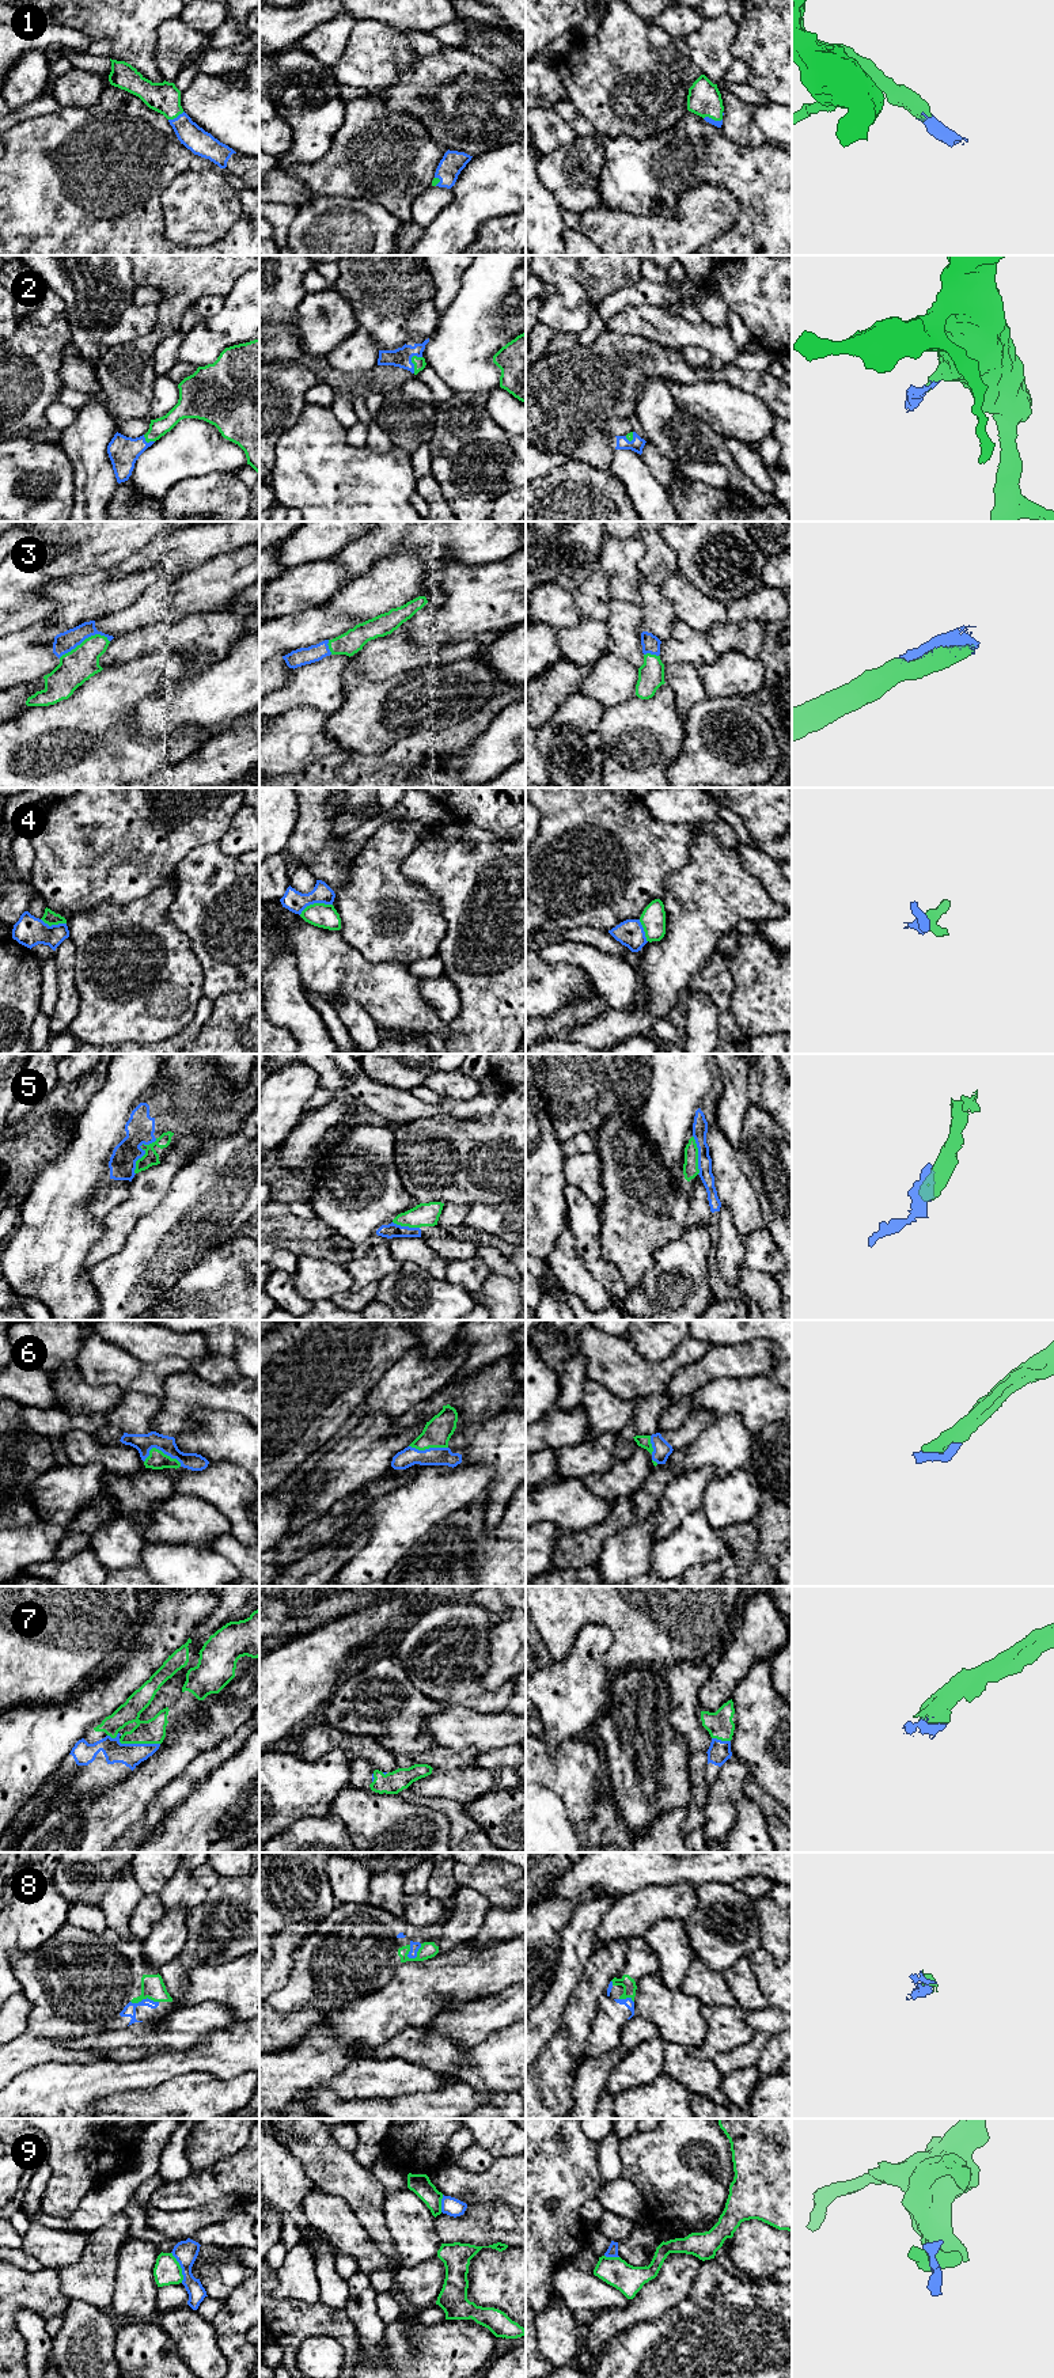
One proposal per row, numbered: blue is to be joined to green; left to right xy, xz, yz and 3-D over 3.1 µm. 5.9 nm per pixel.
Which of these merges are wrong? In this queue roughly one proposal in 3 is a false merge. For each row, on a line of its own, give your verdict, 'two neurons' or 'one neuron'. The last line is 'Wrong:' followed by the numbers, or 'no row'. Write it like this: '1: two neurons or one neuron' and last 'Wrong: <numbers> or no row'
1: one neuron
2: one neuron
3: one neuron
4: two neurons
5: one neuron
6: one neuron
7: one neuron
8: one neuron
9: two neurons
Wrong: 4, 9

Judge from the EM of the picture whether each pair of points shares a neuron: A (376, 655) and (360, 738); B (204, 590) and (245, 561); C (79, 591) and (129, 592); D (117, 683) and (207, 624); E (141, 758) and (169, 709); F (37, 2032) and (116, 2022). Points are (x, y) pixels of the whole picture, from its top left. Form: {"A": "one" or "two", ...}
{"A": "two", "B": "one", "C": "one", "D": "two", "E": "two", "F": "one"}

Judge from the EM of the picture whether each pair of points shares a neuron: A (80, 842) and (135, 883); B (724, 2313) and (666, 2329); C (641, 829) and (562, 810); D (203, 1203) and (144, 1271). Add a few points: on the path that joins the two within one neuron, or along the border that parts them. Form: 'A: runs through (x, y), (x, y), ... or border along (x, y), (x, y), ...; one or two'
A: runs through (94, 848), (121, 873); one
B: runs through (709, 2328), (681, 2329); one
C: runs through (622, 829), (599, 827), (582, 810); one
D: runs through (192, 1220), (156, 1255); one

